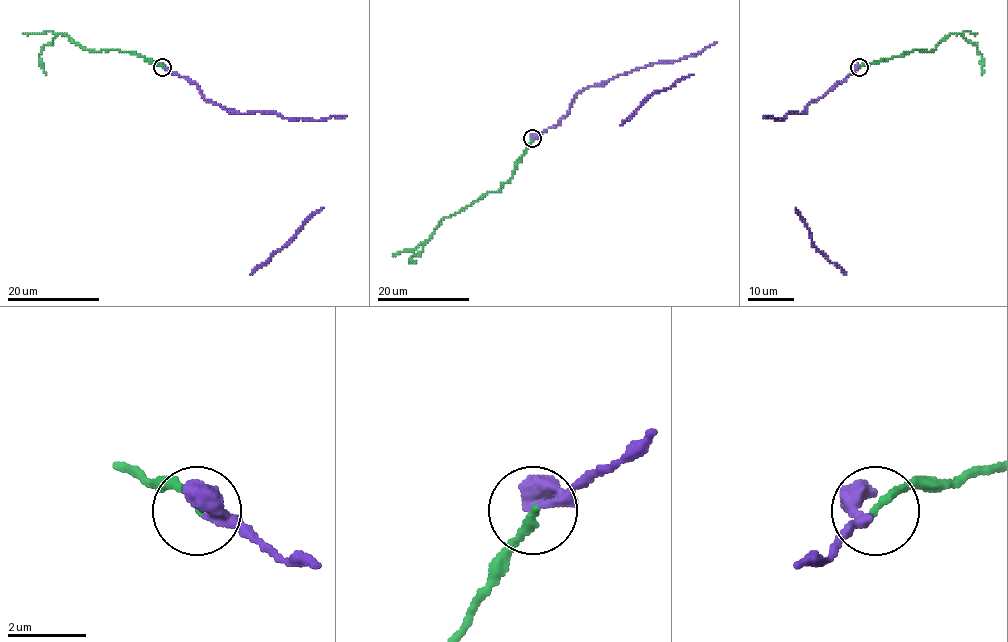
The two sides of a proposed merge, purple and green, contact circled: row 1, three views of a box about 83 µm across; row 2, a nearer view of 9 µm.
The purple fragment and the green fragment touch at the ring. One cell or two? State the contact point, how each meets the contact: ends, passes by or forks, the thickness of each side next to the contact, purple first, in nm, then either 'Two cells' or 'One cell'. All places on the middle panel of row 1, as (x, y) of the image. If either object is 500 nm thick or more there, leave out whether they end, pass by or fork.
Place: (532, 138). At the ring purple passes by. At the ring green ends. Thickness 200 nm (purple) against 200 nm. One cell

